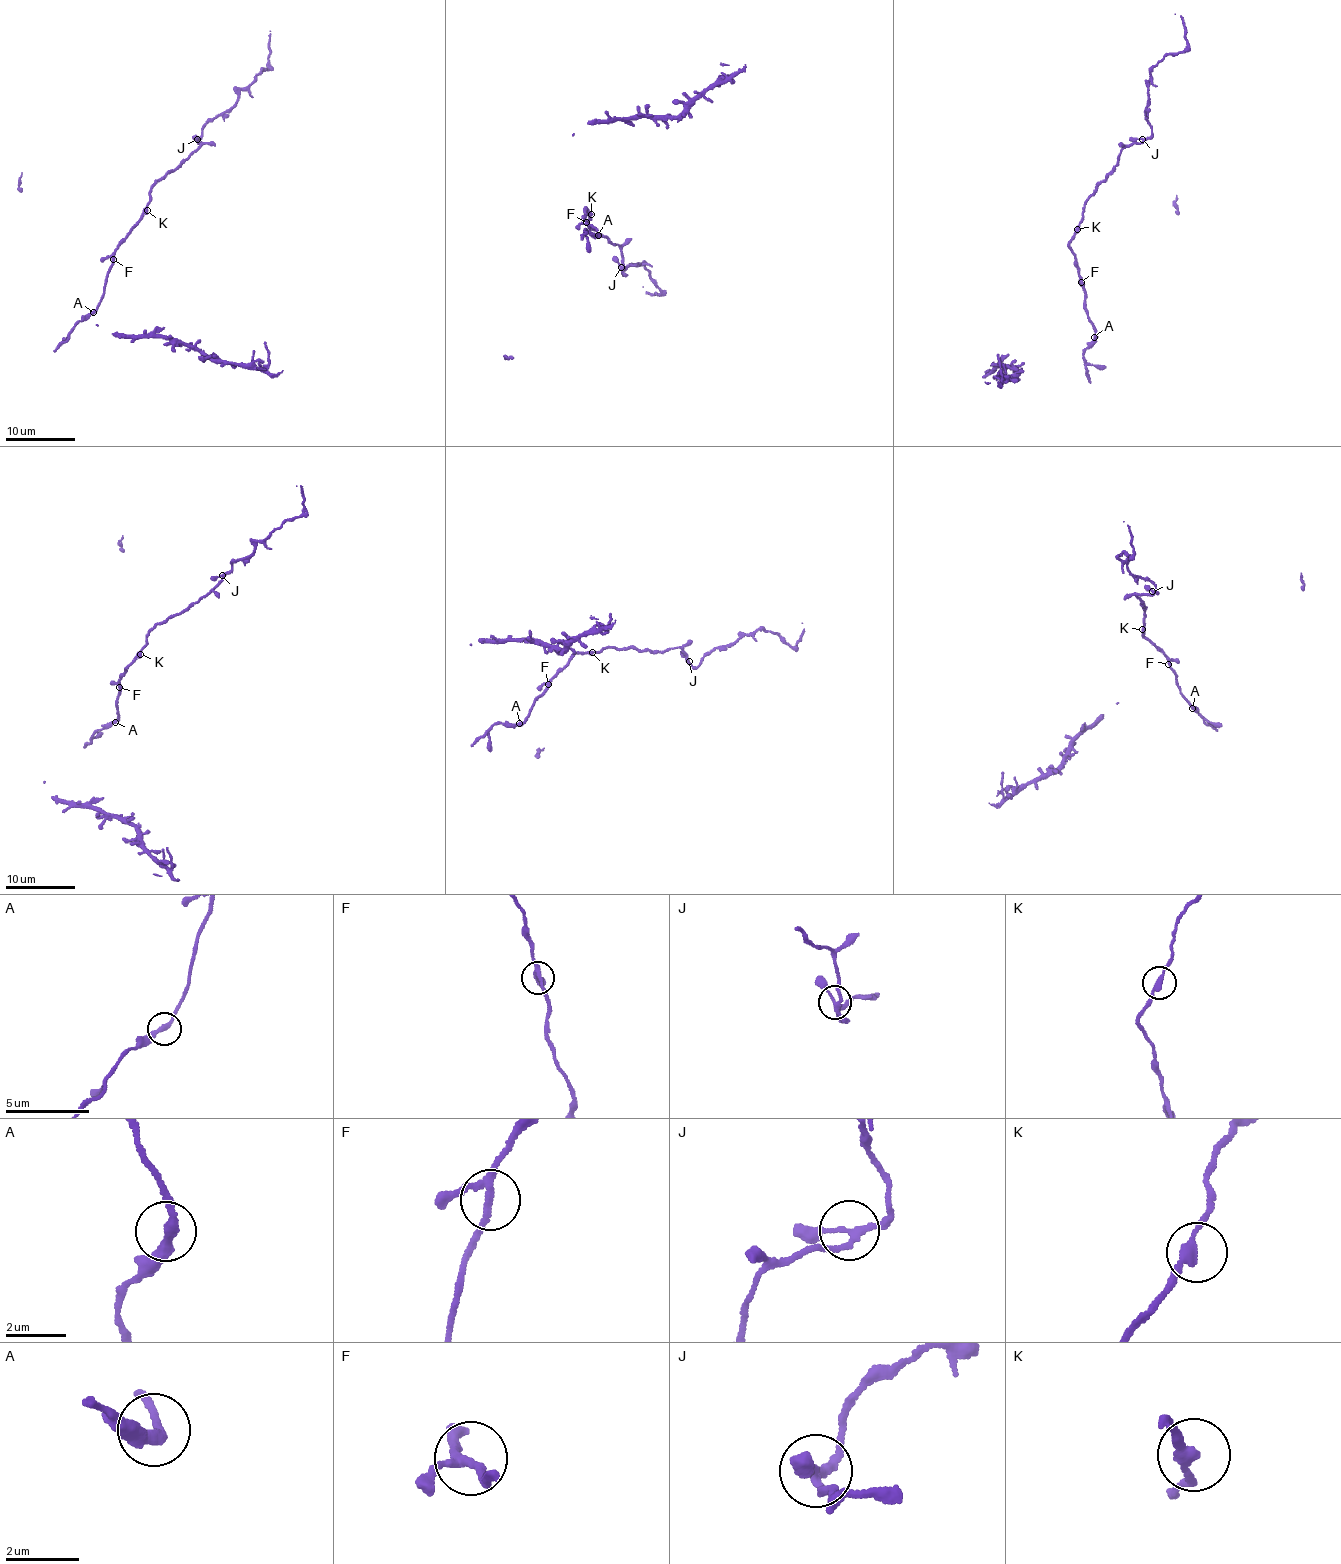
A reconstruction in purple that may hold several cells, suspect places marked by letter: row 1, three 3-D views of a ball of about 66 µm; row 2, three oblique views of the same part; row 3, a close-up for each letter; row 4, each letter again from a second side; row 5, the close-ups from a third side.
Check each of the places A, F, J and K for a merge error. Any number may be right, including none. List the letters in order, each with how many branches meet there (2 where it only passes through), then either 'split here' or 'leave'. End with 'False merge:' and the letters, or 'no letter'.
A: 2 branches meet; leave
F: 3 branches meet; leave
J: 3 branches meet; leave
K: 2 branches meet; leave
False merge: no letter

